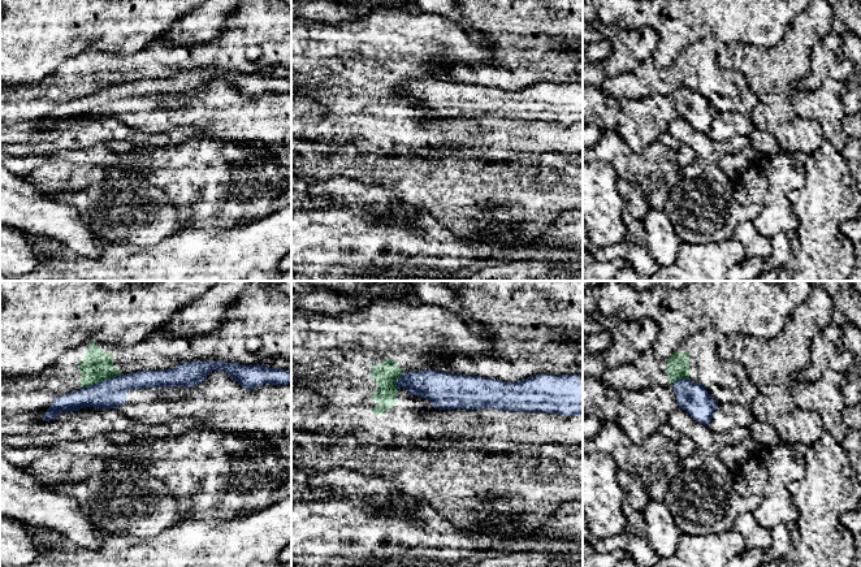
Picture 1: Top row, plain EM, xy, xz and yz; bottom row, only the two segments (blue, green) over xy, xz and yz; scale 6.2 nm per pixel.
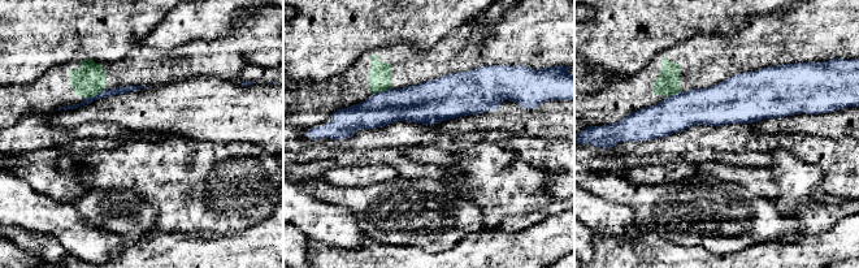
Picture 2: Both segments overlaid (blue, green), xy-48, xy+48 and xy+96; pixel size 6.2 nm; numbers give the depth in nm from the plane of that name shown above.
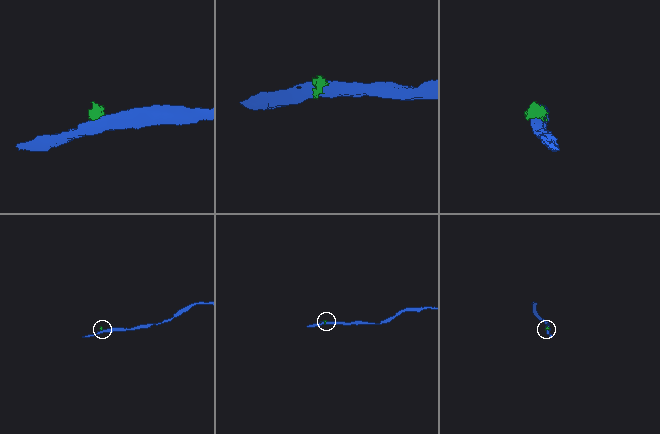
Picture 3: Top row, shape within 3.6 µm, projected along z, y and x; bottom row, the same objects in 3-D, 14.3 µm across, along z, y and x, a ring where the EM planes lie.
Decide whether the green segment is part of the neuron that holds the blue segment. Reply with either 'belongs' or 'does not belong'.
does not belong

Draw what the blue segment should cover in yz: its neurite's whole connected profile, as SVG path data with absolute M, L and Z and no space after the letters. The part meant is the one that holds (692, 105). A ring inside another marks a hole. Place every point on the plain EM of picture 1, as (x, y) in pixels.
M679 87L671 95L679 117L687 120L696 130L708 135L718 112L705 95L691 87Z

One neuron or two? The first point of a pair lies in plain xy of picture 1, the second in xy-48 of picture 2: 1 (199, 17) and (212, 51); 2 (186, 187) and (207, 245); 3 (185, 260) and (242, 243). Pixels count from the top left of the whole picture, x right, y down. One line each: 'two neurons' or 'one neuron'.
1: two neurons
2: two neurons
3: one neuron

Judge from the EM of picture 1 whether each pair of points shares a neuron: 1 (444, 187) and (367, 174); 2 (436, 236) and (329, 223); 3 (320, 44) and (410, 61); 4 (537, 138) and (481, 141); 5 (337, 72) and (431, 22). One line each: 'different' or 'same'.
1: same
2: same
3: same
4: same
5: same

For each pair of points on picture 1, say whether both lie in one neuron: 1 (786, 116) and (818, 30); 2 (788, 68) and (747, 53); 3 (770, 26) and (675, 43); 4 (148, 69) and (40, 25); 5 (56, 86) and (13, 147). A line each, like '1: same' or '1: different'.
1: same
2: same
3: same
4: different
5: different

